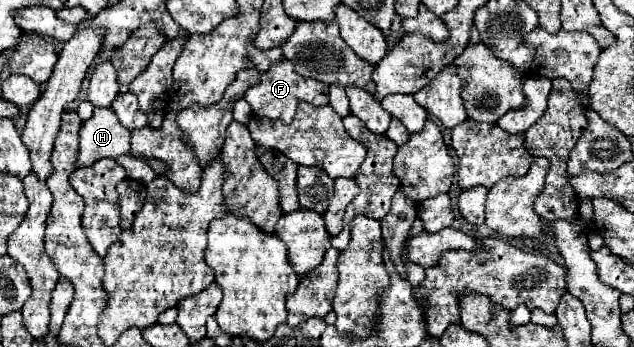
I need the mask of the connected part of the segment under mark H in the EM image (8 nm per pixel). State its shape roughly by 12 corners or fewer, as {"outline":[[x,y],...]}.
{"outline":[[110,108],[82,124],[76,166],[128,154],[130,132]]}

